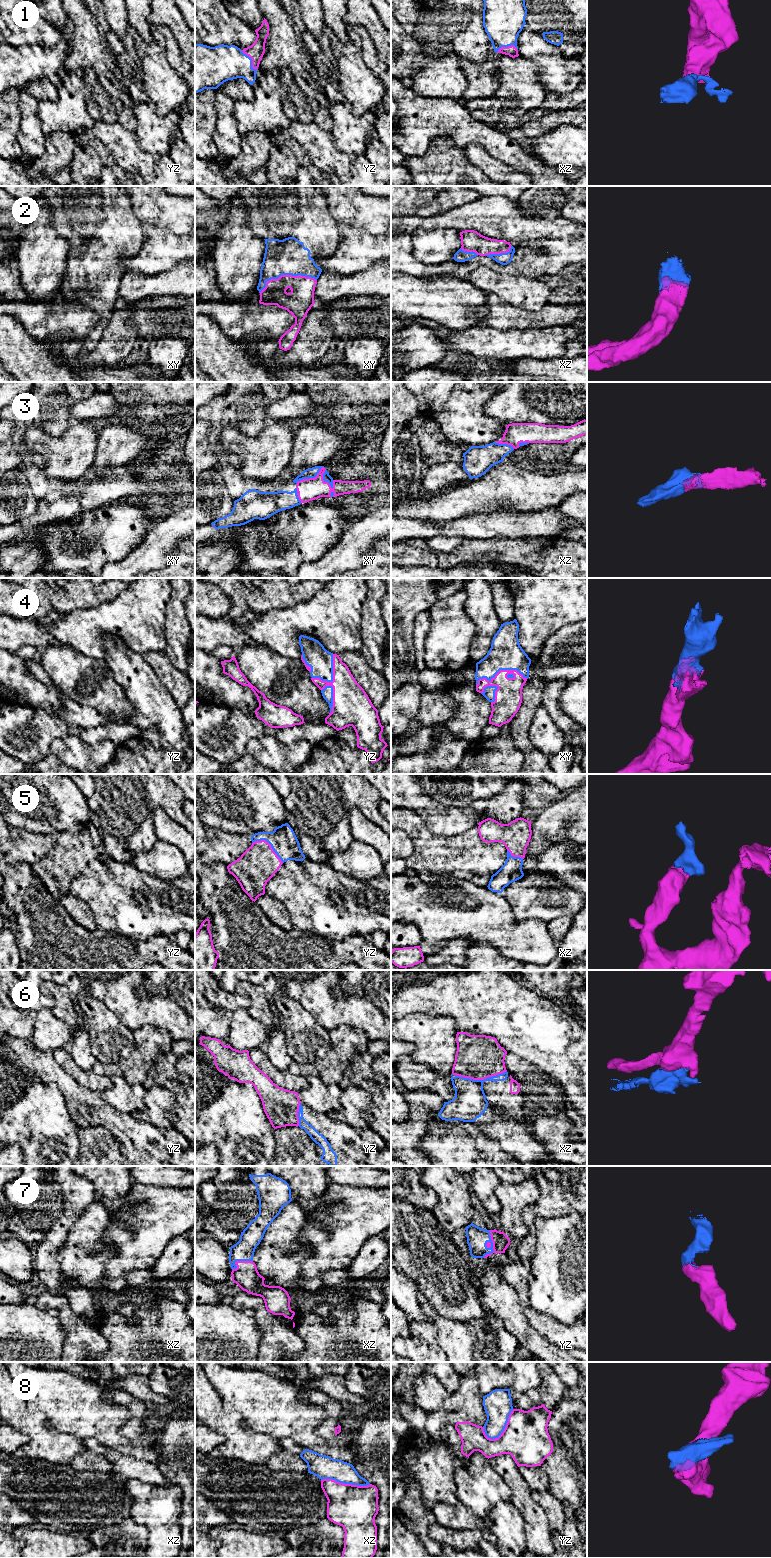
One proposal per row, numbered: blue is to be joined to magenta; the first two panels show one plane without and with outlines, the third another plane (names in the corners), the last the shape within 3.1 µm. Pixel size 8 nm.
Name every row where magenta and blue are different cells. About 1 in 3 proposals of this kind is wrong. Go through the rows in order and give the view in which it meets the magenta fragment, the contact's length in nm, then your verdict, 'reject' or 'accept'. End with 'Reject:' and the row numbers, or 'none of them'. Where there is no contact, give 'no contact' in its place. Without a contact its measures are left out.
1: contact in yz; length 200 nm; accept
2: contact in xy; length 480 nm; accept
3: contact in xy; length 300 nm; accept
4: contact in xy; length 420 nm; accept
5: contact in yz; length 300 nm; accept
6: contact in xz; length 420 nm; reject
7: contact in yz; length 240 nm; accept
8: contact in xz; length 400 nm; reject
Reject: 6, 8

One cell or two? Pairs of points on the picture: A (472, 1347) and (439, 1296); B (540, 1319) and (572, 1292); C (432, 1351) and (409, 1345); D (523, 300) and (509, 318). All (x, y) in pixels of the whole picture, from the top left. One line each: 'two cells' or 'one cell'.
A: two cells
B: two cells
C: one cell
D: two cells

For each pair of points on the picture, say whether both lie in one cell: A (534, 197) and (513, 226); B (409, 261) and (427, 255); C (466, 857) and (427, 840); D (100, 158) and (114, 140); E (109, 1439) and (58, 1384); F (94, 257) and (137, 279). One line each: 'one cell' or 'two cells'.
A: two cells
B: two cells
C: one cell
D: two cells
E: one cell
F: two cells

